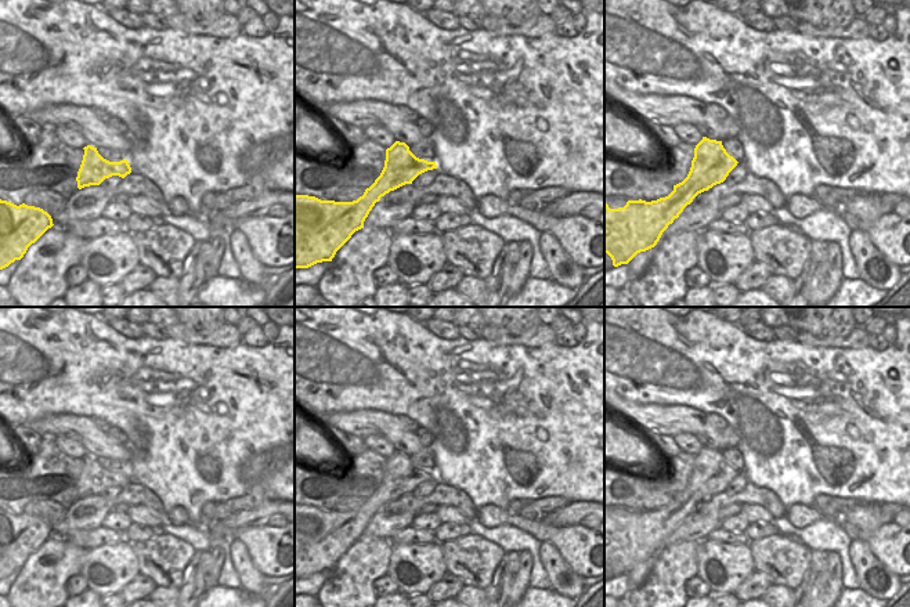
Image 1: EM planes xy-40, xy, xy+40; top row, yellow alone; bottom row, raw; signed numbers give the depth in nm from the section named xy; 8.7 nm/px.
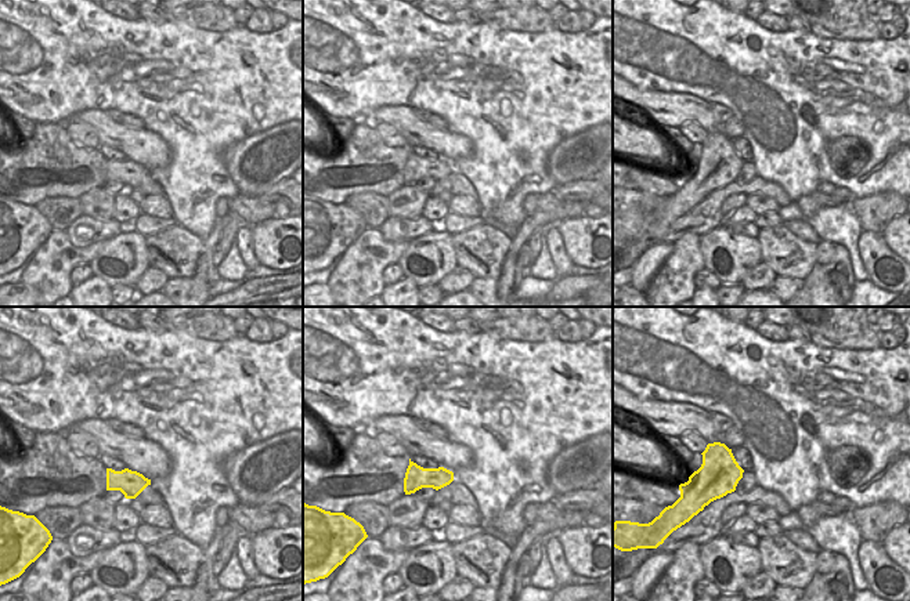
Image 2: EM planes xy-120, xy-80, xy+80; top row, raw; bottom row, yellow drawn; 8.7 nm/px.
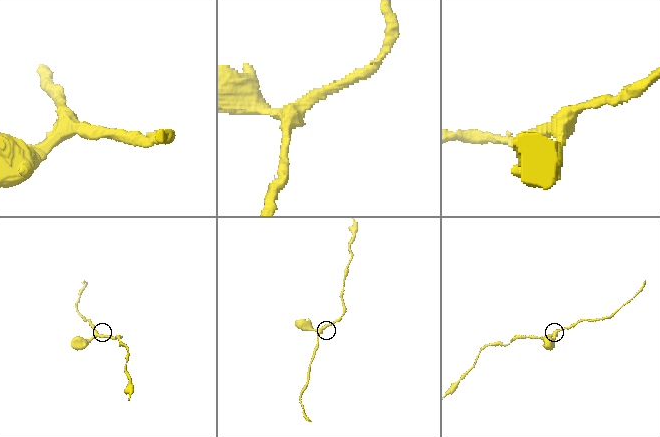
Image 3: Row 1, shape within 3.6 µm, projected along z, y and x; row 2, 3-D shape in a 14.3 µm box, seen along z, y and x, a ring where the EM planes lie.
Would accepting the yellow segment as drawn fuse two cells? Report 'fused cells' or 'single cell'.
single cell

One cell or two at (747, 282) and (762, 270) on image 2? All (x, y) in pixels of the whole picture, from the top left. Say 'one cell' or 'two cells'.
one cell

